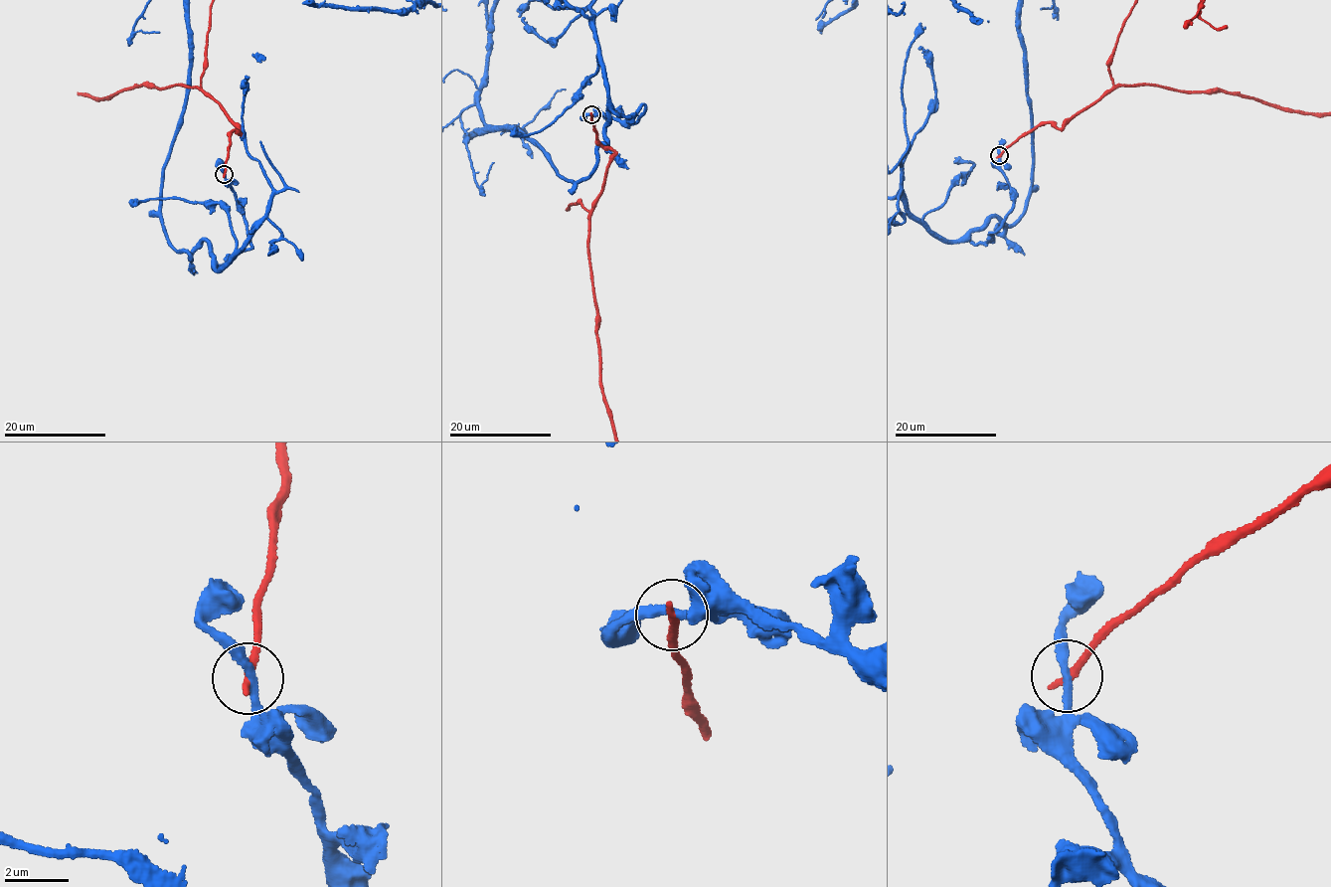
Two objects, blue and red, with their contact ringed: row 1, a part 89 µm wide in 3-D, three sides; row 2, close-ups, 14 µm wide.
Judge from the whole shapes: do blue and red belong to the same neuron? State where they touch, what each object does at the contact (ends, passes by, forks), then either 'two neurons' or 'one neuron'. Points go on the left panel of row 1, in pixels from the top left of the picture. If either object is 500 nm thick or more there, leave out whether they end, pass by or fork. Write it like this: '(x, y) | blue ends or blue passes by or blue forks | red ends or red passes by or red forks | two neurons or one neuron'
(224, 174) | blue passes by | red ends | two neurons

